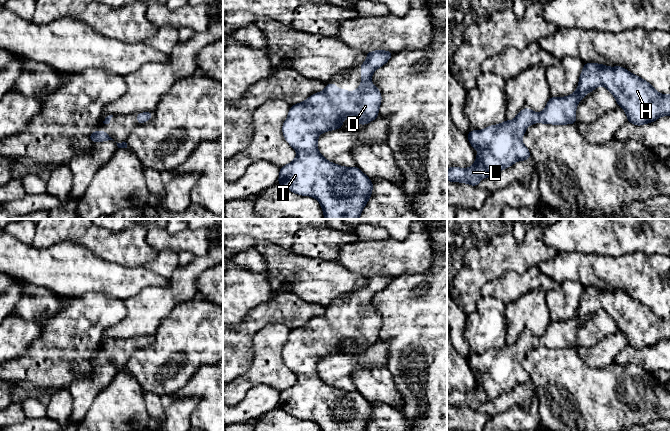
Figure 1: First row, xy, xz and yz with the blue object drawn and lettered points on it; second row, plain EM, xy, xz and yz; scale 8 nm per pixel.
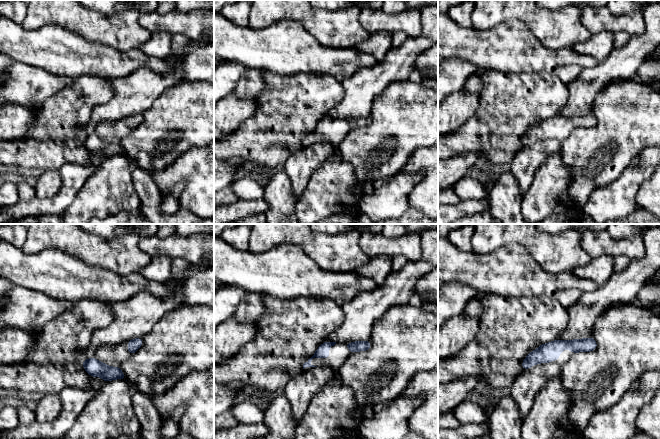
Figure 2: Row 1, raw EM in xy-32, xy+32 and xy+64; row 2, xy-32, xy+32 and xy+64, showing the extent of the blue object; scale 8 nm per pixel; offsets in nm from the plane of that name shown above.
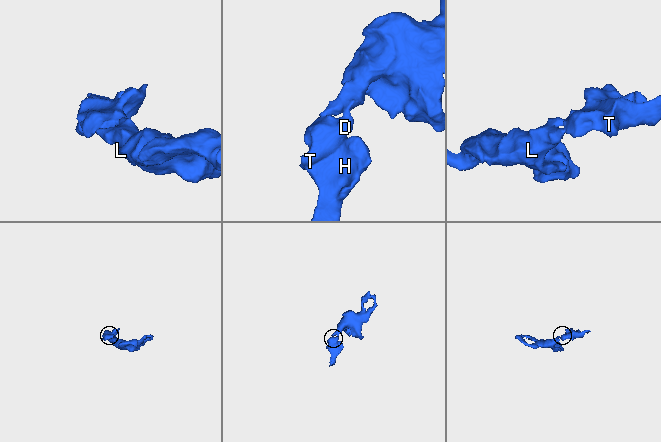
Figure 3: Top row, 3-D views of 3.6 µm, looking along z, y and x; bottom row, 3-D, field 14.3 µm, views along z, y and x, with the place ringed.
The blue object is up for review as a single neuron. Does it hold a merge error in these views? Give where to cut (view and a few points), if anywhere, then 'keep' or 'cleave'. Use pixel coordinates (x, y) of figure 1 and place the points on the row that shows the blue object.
no cut; keep

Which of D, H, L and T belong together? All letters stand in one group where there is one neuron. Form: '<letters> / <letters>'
D H L T

